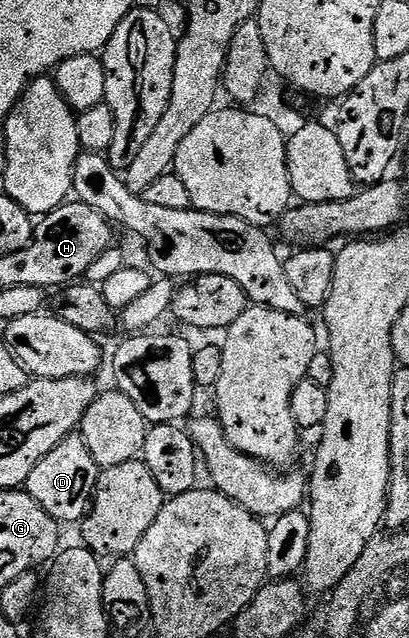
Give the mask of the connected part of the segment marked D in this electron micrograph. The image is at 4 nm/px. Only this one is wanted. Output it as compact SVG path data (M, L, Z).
M73 432L60 443L30 472L26 483L26 493L36 501L43 510L61 524L67 522L83 523L84 517L92 509L92 499L96 497L96 485L100 479L102 467L86 448L84 439Z

